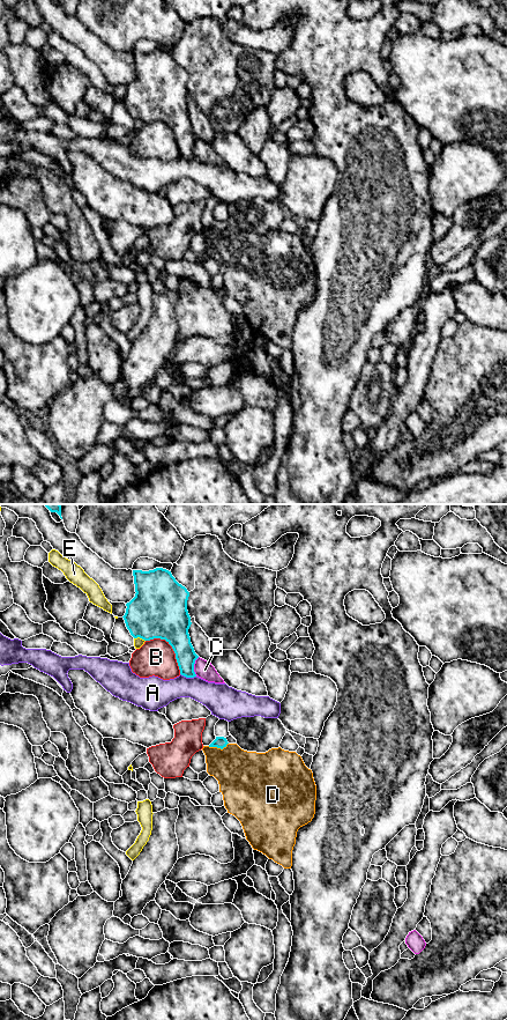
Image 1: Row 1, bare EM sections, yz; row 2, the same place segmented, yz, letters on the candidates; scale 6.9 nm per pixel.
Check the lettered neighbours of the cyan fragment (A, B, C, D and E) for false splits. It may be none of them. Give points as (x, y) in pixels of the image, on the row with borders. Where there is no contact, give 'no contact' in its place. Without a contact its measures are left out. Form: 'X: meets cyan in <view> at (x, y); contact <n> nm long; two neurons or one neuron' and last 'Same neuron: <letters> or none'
A: meets cyan in yz at (188, 677); contact 110 nm long; two neurons
B: meets cyan in yz at (172, 648); contact 340 nm long; two neurons
C: meets cyan in yz at (193, 666); contact 140 nm long; two neurons
D: meets cyan in yz at (217, 747); contact 150 nm long; two neurons
E: meets cyan in yz at (140, 637); contact 80 nm long; two neurons
Same neuron: none

